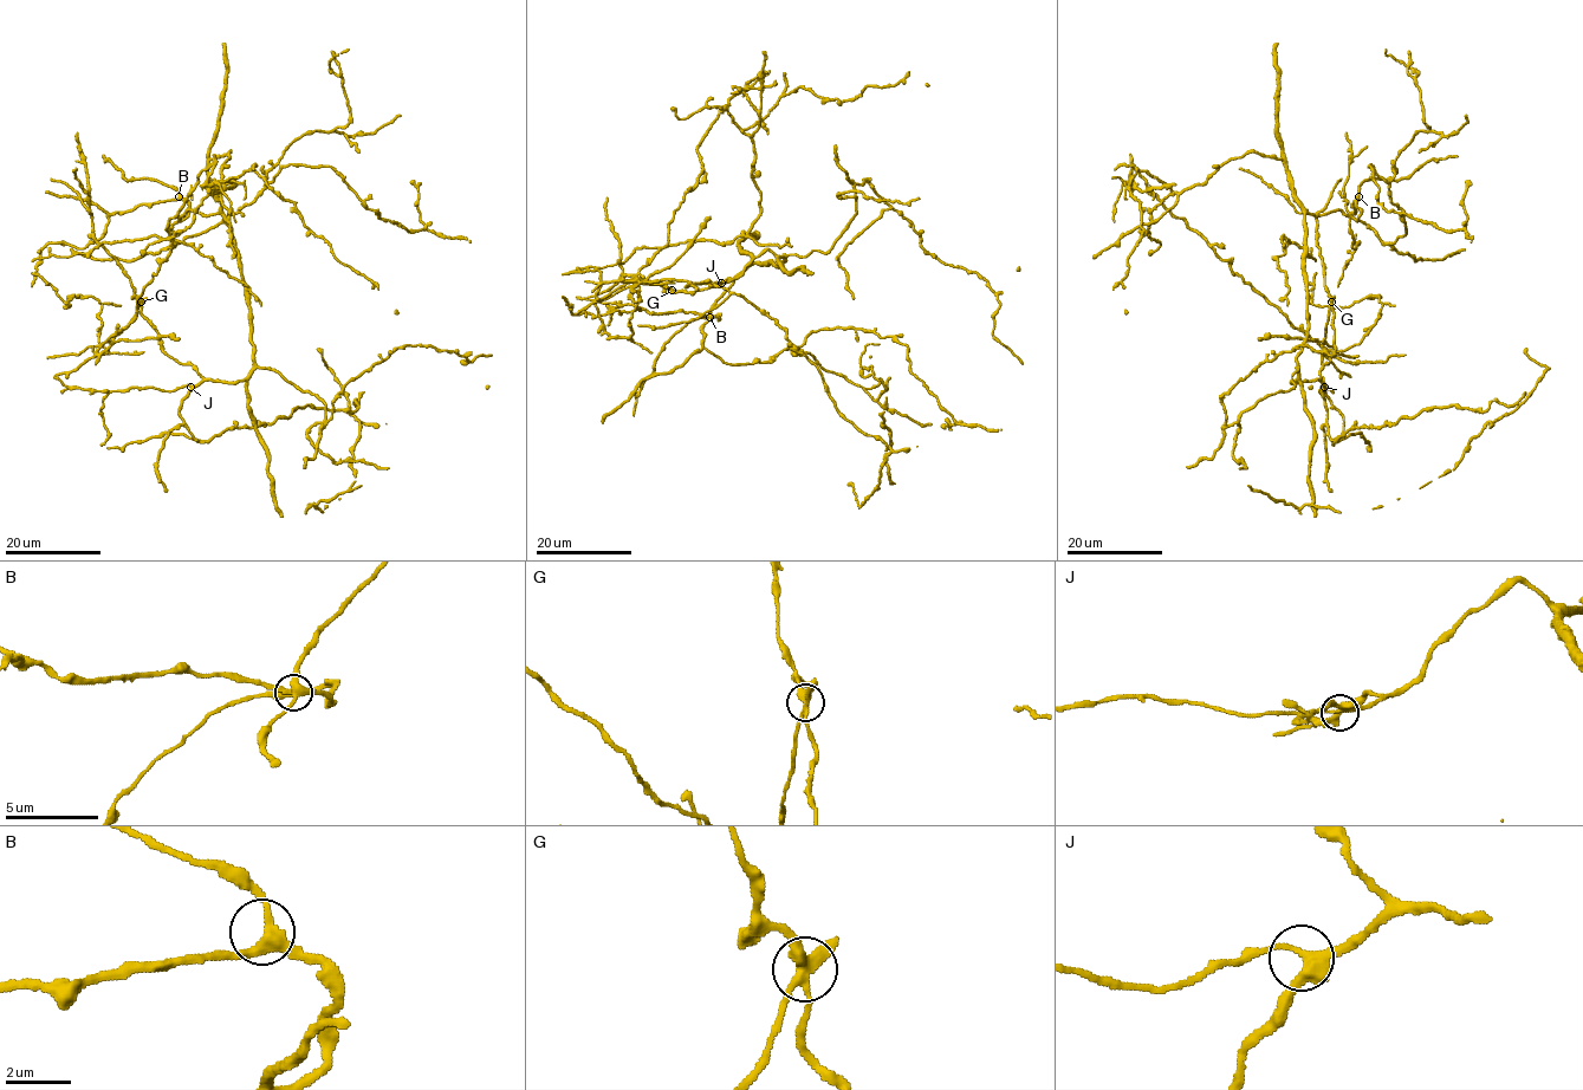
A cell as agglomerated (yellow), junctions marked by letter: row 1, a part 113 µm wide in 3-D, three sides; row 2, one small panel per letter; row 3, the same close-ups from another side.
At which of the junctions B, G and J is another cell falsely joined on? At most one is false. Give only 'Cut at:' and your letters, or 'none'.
Cut at: G

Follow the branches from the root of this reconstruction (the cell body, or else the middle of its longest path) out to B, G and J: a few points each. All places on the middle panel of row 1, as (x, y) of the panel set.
B: (783, 265), (753, 263), (746, 266), (714, 304), (711, 315), (718, 319), (719, 315), (709, 317)
G: (783, 265), (784, 255), (777, 257), (764, 250), (734, 278), (694, 293), (672, 290)
J: (783, 265), (784, 255), (777, 257), (764, 250), (740, 274), (721, 283)

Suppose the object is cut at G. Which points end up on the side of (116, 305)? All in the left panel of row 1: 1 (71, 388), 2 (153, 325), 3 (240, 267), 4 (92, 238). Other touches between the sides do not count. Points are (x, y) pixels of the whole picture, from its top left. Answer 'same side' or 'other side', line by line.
1: other side
2: other side
3: other side
4: other side

